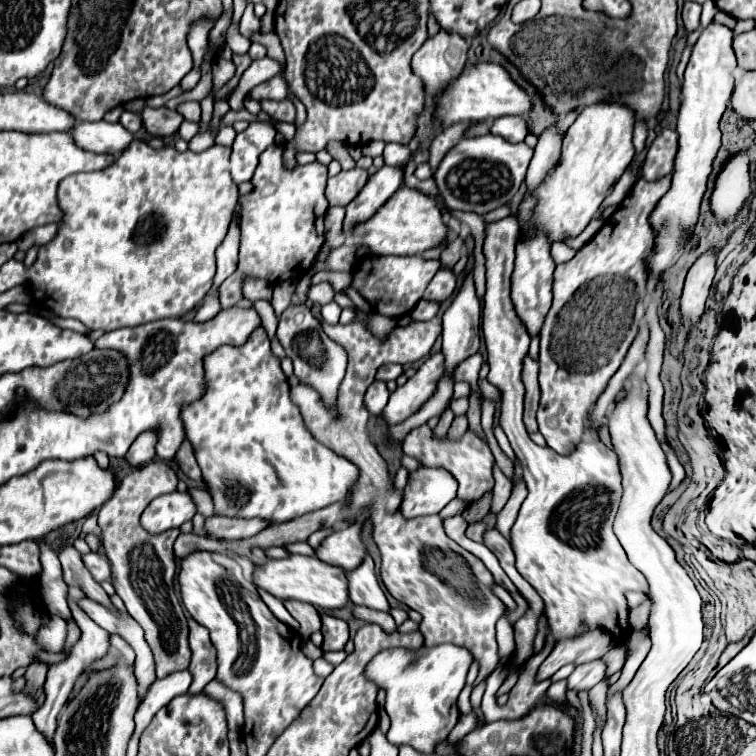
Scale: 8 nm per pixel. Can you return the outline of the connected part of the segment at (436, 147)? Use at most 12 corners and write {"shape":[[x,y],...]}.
{"shape":[[448,126],[432,138],[428,164],[436,170],[440,156],[464,138],[468,126]]}

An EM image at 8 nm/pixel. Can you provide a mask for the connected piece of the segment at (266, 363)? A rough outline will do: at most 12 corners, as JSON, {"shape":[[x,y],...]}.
{"shape":[[256,328],[180,408],[218,516],[286,522],[358,468],[308,436]]}

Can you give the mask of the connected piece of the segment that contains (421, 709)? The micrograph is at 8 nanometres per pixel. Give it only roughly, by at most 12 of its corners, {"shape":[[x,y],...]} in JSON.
{"shape":[[386,648],[386,738],[432,754],[458,722],[466,648]]}

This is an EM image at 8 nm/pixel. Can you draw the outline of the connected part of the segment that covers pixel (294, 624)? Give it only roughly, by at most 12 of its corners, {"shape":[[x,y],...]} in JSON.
{"shape":[[258,588],[258,593],[272,613],[290,629],[299,623],[289,614],[283,602]]}

